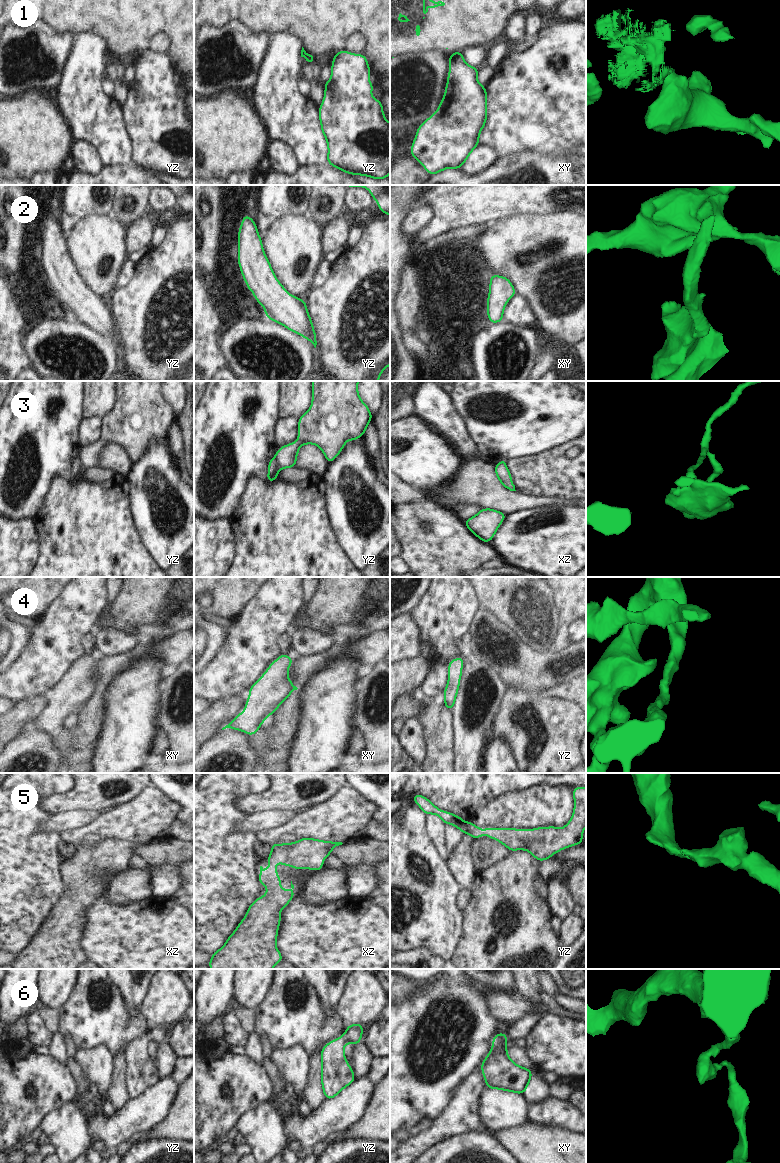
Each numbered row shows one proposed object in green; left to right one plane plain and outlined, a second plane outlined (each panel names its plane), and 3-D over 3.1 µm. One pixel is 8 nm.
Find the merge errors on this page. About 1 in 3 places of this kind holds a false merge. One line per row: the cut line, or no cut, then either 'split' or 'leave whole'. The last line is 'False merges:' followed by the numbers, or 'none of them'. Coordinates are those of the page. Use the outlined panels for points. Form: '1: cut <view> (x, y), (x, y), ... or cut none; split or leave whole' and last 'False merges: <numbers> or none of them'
1: cut xy (462, 54), (449, 59); split
2: cut none; leave whole
3: cut yz (275, 456), (280, 468); split
4: cut none; leave whole
5: cut none; leave whole
6: cut none; leave whole
False merges: 1, 3

